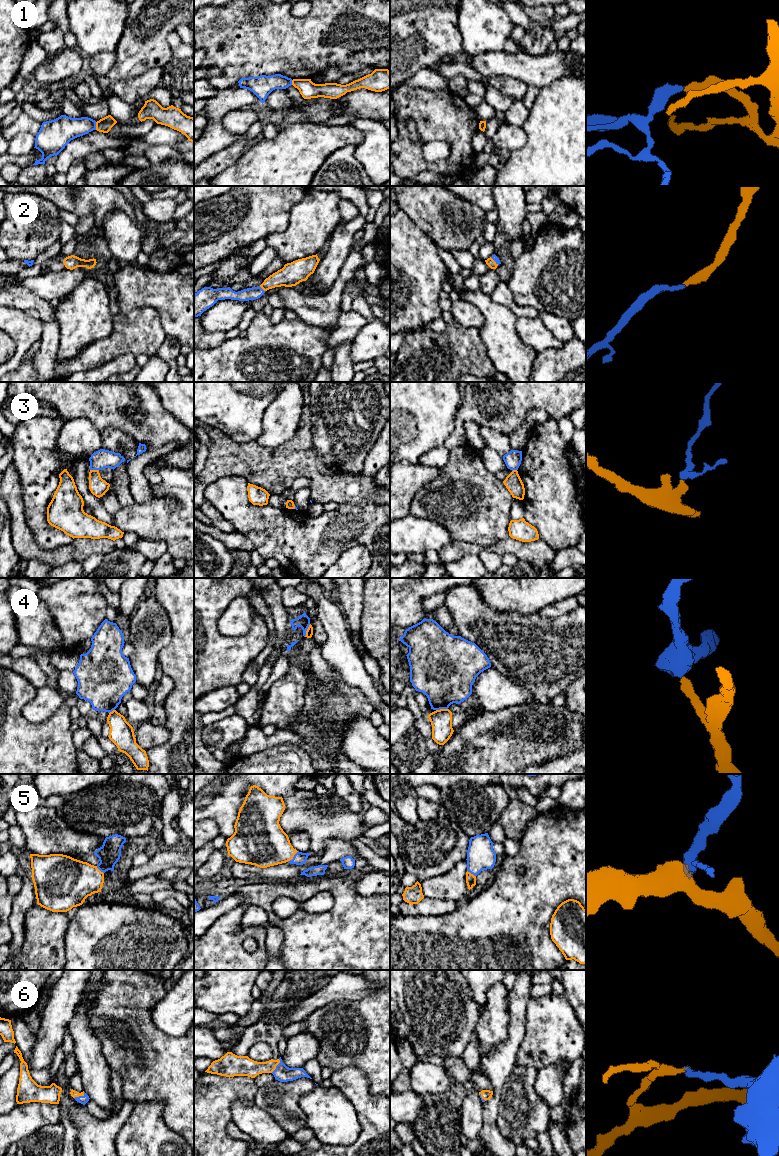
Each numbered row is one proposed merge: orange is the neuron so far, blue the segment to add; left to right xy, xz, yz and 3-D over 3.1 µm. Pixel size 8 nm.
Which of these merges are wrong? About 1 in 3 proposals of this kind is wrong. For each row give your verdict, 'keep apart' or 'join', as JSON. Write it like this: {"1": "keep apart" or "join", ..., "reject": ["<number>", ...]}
{"1": "keep apart", "2": "join", "3": "keep apart", "4": "keep apart", "5": "join", "6": "join", "reject": ["1", "3", "4"]}

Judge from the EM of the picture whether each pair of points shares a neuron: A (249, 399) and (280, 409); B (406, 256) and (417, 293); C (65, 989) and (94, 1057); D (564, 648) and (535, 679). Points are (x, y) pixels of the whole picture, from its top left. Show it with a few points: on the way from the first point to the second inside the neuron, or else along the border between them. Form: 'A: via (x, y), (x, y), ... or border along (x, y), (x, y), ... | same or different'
A: border along (279, 392), (264, 411), (262, 428) | different
B: via (406, 265), (406, 282), (408, 284) | same
C: border along (83, 990), (81, 1000), (66, 1030) | different
D: via (556, 656), (543, 671) | same

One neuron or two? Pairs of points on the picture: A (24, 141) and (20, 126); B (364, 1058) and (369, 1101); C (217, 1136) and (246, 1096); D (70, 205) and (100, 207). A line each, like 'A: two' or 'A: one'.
A: two
B: two
C: one
D: one

